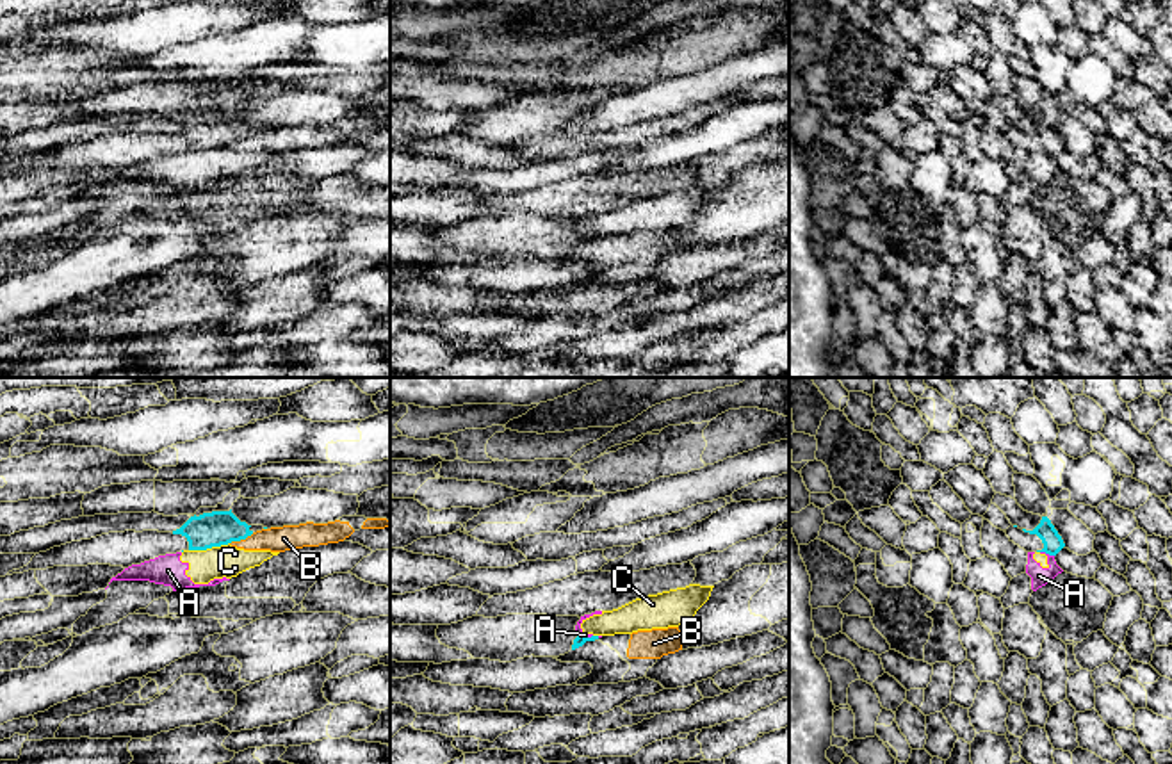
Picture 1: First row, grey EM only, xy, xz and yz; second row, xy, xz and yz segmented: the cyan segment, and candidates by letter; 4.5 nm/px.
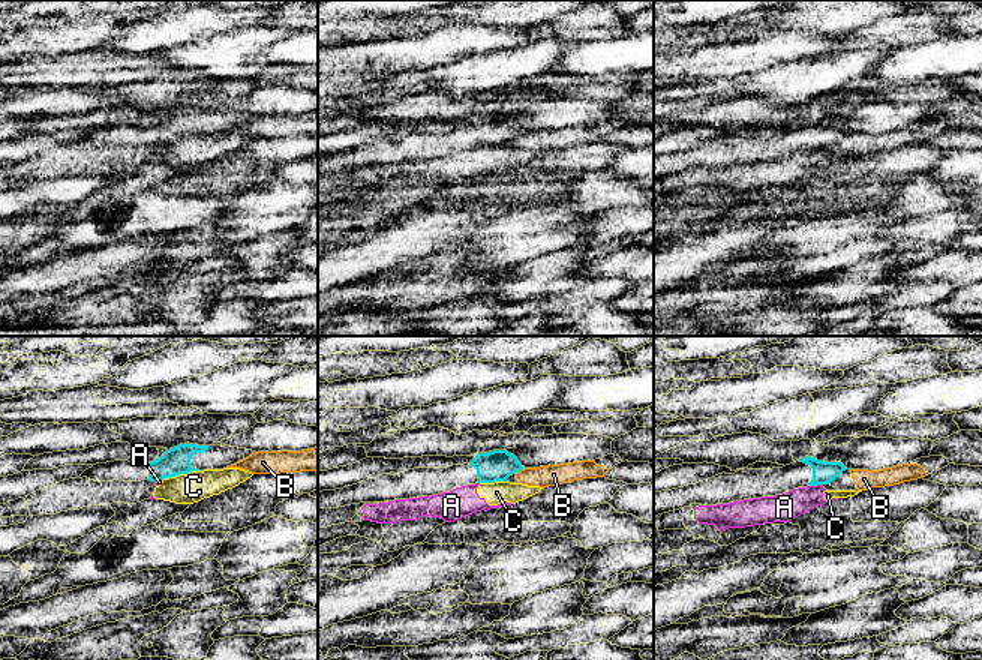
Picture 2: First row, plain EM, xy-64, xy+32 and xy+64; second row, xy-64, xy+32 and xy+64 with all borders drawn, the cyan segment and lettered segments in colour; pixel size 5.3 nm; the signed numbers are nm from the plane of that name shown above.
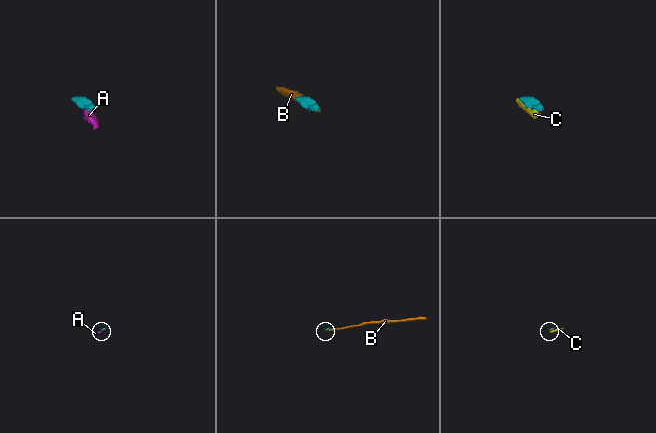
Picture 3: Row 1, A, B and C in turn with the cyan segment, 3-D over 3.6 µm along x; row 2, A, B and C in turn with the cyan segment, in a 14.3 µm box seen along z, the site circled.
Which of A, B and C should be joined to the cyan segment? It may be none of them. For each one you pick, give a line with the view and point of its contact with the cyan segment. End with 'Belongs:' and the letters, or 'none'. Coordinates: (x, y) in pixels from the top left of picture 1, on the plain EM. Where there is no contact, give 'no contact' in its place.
Belongs: none

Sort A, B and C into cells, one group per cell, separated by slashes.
A C / B

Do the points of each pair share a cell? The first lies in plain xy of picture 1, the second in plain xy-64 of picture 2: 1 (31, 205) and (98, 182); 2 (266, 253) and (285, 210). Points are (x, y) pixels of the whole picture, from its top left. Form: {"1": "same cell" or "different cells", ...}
{"1": "different cells", "2": "same cell"}

